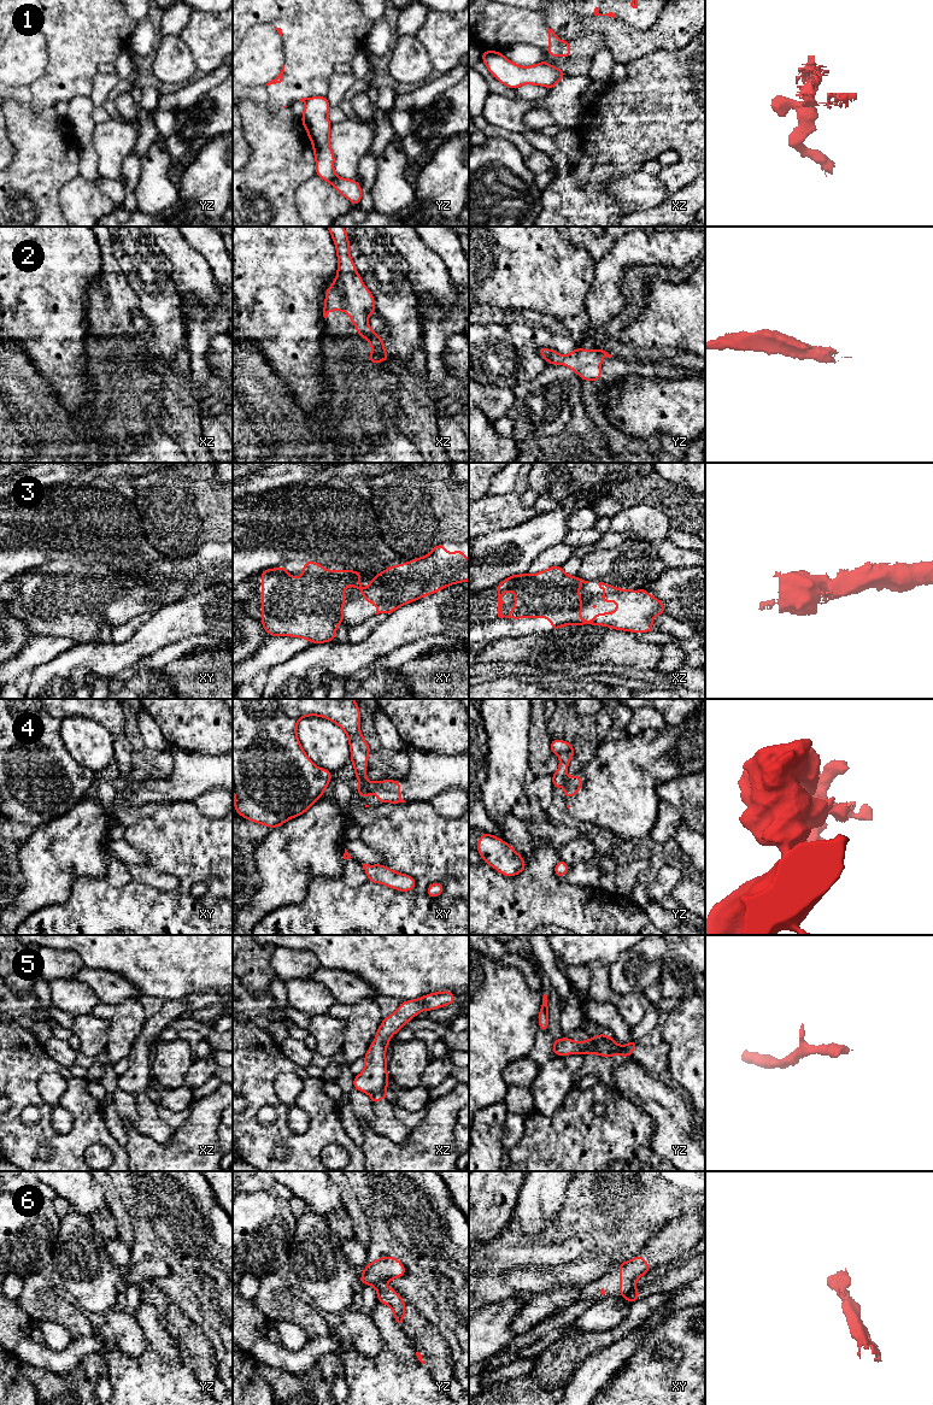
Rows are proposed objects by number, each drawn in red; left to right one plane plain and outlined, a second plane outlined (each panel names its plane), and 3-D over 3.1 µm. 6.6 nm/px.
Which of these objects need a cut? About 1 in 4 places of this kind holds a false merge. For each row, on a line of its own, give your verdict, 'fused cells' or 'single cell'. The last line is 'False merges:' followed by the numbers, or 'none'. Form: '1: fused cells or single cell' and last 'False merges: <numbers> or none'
1: fused cells
2: single cell
3: single cell
4: fused cells
5: single cell
6: fused cells
False merges: 1, 4, 6

